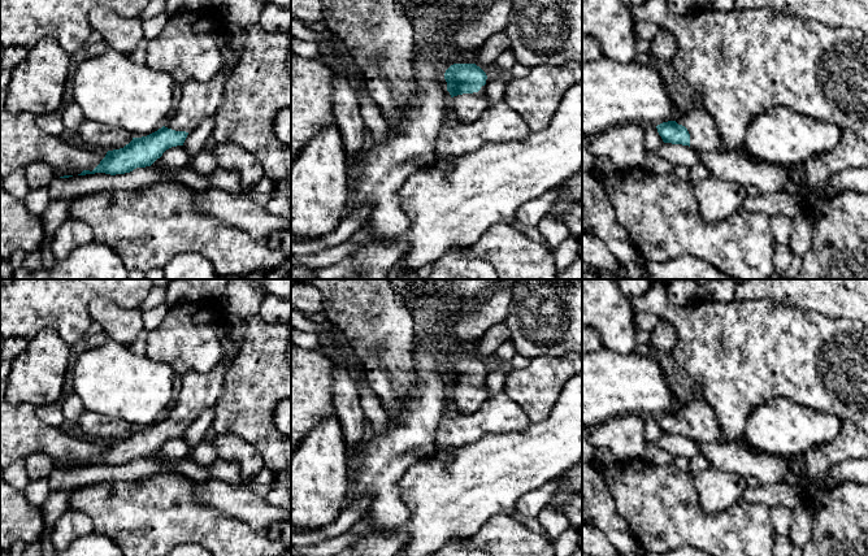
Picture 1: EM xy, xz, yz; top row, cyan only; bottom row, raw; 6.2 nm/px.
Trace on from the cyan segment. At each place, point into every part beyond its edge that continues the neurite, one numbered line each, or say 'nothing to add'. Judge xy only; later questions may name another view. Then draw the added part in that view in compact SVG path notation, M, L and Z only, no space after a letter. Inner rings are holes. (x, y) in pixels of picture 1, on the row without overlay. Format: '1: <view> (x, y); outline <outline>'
1: xy (199, 391); outline M225 313L223 322L218 326L218 339L225 349L225 359L205 373L188 370L182 378L182 386L173 405L164 416L175 422L194 422L207 408L213 408L225 390L225 377L236 357L242 343L242 330L246 320Z

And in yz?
1: yz (704, 428); outline M698 388L678 404L676 413L687 420L690 438L695 442L712 444L724 442L713 408Z

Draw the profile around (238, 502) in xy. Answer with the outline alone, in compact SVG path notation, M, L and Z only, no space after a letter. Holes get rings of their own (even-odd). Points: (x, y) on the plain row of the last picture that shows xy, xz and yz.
M217 479L198 483L195 498L199 504L213 507L218 513L246 522L257 533L265 533L277 522L291 521L291 513L255 495L244 483L230 485Z

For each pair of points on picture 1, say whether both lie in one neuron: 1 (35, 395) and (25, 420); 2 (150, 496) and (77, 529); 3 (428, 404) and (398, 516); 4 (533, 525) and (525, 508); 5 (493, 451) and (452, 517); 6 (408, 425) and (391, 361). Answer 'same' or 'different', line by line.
1: different
2: different
3: same
4: different
5: same
6: different

